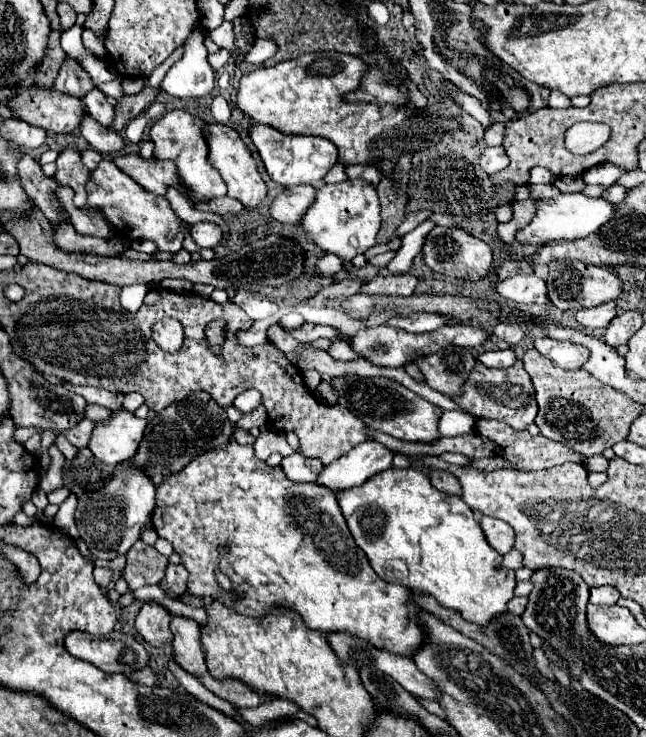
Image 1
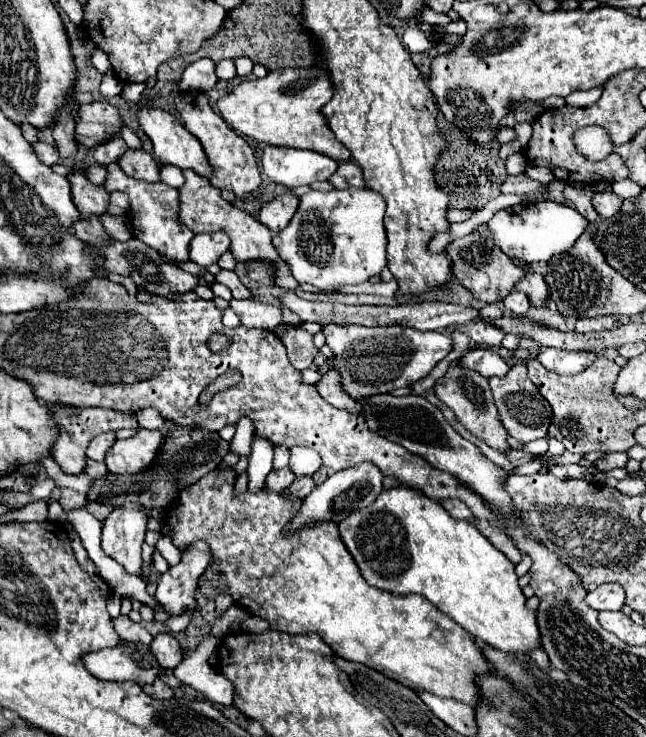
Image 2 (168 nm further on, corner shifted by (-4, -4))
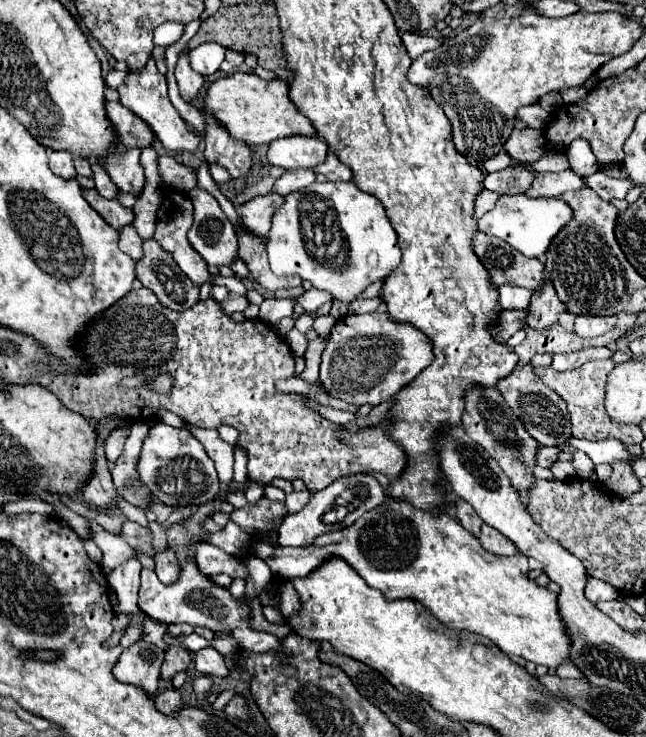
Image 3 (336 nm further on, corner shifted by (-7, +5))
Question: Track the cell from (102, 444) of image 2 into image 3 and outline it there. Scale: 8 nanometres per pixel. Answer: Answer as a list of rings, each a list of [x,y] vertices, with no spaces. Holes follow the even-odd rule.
[[[116,427],[116,429],[108,435],[106,445],[104,445],[108,463],[114,463],[114,461],[118,459],[118,455],[122,453],[122,447],[124,447],[124,441],[126,441],[128,435],[130,435],[130,427]]]

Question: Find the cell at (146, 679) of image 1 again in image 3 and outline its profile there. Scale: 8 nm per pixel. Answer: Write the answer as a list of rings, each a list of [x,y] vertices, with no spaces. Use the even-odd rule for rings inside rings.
[[[170,687],[170,689],[164,689],[164,691],[156,693],[154,695],[154,703],[156,703],[158,711],[170,715],[170,713],[174,713],[174,711],[178,711],[182,707],[182,697],[180,697],[178,689]]]

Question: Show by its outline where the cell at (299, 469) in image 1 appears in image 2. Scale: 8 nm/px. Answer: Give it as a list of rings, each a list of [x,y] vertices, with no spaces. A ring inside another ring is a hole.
[[[301,476],[301,478],[295,478],[293,484],[291,484],[287,490],[283,490],[281,494],[285,494],[285,498],[289,498],[289,500],[295,500],[295,498],[301,498],[301,500],[303,500],[313,488],[315,488],[313,478]]]

